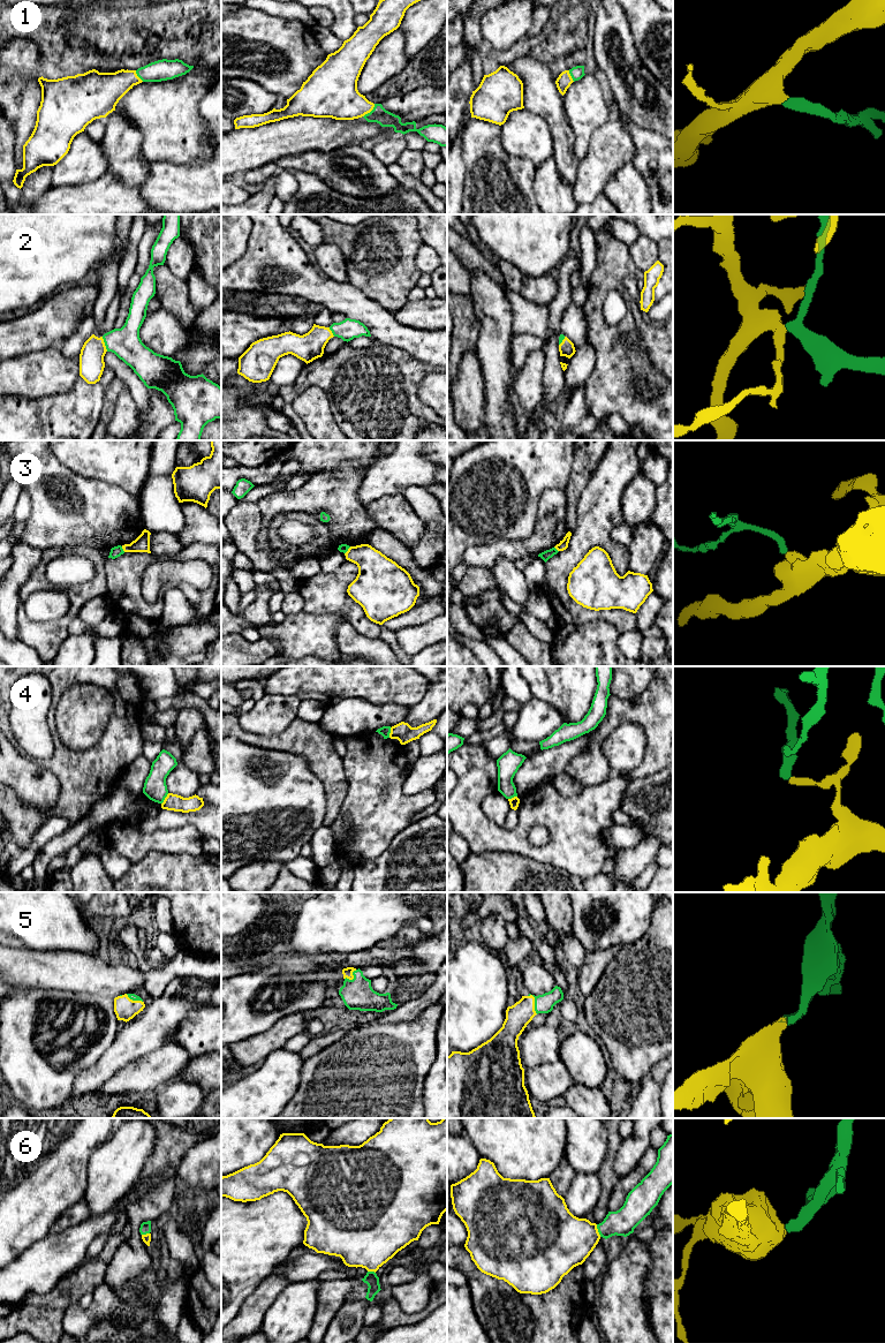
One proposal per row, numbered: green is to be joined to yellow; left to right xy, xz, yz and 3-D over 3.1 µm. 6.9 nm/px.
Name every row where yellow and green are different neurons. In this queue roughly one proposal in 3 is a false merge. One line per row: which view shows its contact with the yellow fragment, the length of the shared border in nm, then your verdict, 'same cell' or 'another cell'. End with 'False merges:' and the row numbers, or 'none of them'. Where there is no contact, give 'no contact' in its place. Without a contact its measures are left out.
1: xz | 130 nm | same cell
2: xy | 110 nm | same cell
3: xy | 50 nm | another cell
4: xy | 90 nm | another cell
5: yz | 150 nm | same cell
6: yz | 90 nm | same cell
False merges: 3, 4

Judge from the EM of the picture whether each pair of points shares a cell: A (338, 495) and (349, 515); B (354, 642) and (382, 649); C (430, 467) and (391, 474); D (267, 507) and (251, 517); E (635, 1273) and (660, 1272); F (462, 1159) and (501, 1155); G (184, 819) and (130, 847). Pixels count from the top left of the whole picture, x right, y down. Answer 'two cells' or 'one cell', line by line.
A: one cell
B: one cell
C: one cell
D: two cells
E: two cells
F: two cells
G: two cells

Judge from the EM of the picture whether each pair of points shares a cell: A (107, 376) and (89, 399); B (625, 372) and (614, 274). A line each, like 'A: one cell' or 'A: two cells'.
A: two cells
B: one cell

